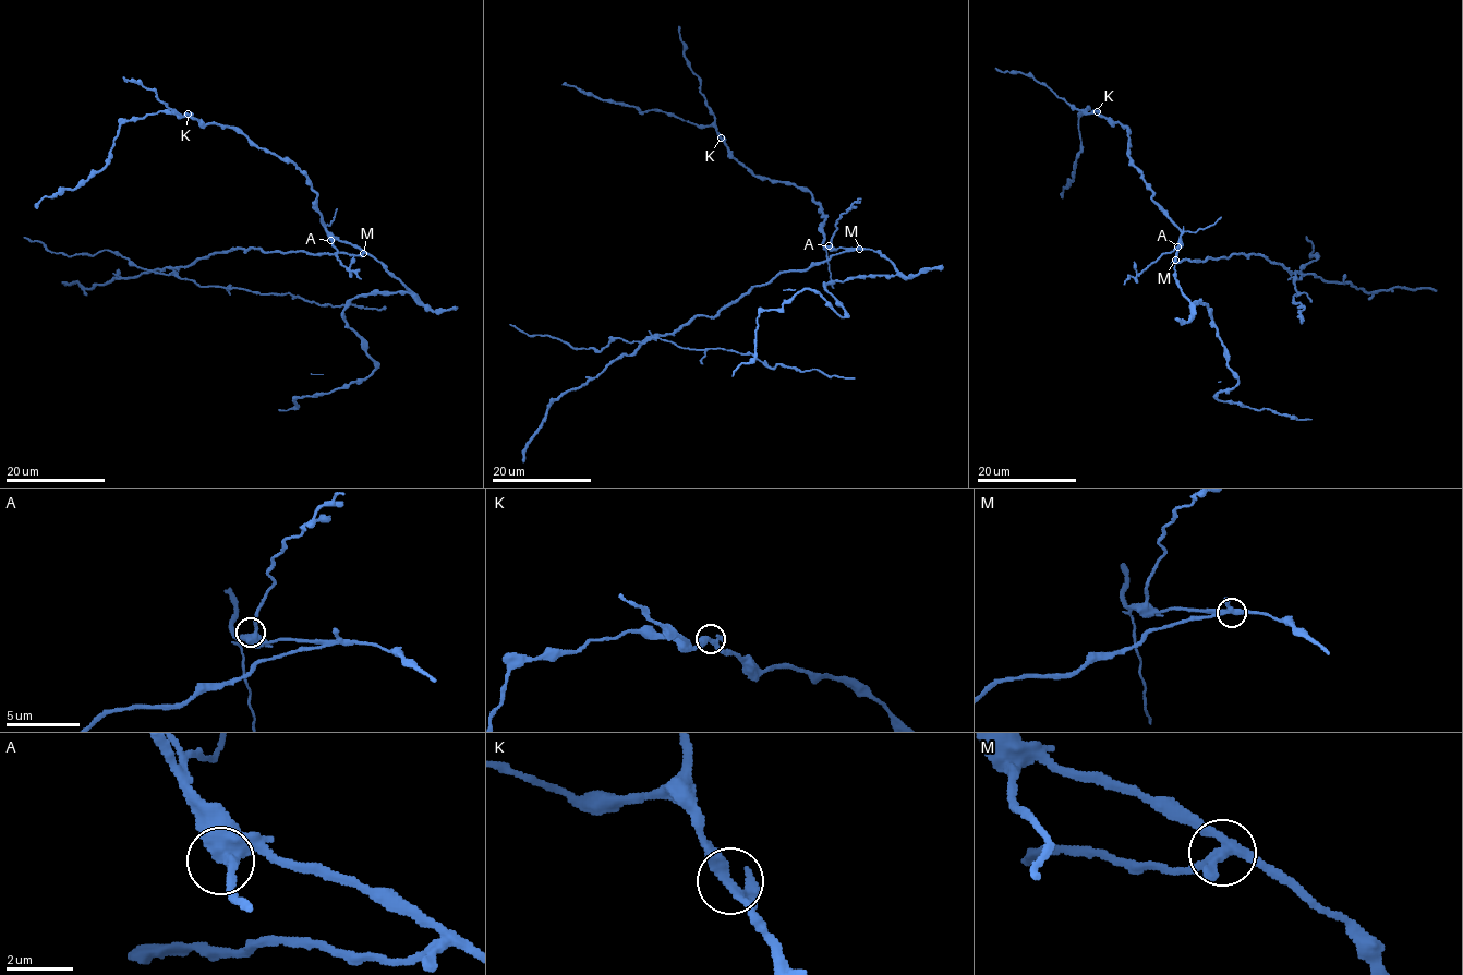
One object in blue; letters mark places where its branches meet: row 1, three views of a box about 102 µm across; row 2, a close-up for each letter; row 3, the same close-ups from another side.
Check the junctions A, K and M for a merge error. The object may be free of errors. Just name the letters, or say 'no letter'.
M

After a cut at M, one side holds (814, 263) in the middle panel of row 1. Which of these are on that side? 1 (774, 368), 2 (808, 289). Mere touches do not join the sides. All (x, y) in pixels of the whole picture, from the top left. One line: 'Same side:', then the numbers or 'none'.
Same side: 1

